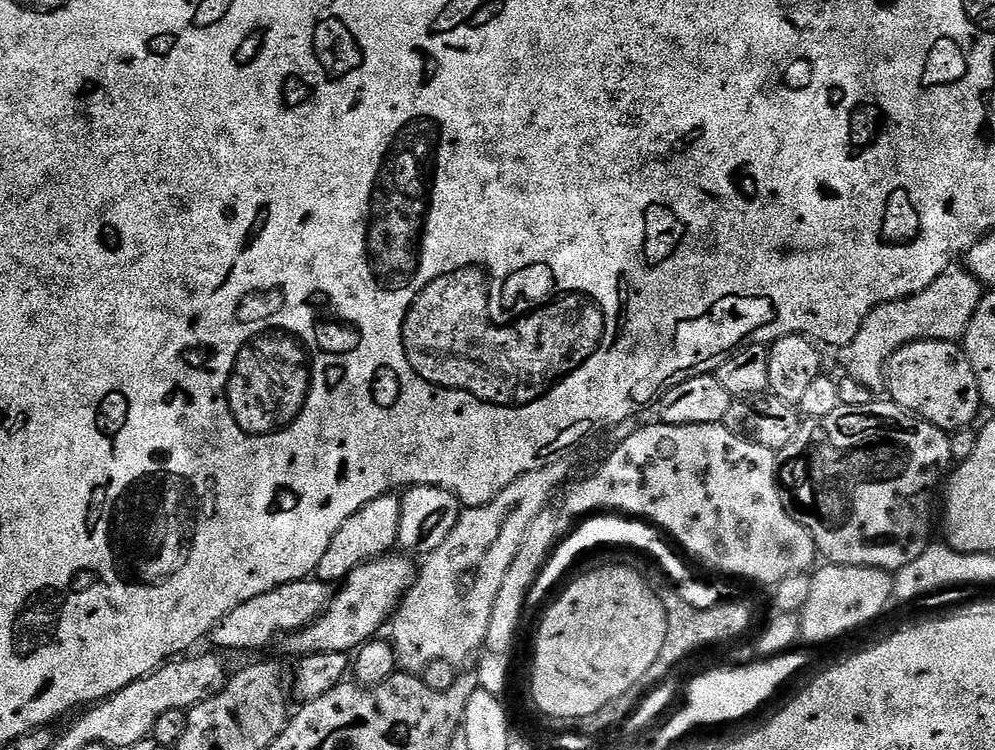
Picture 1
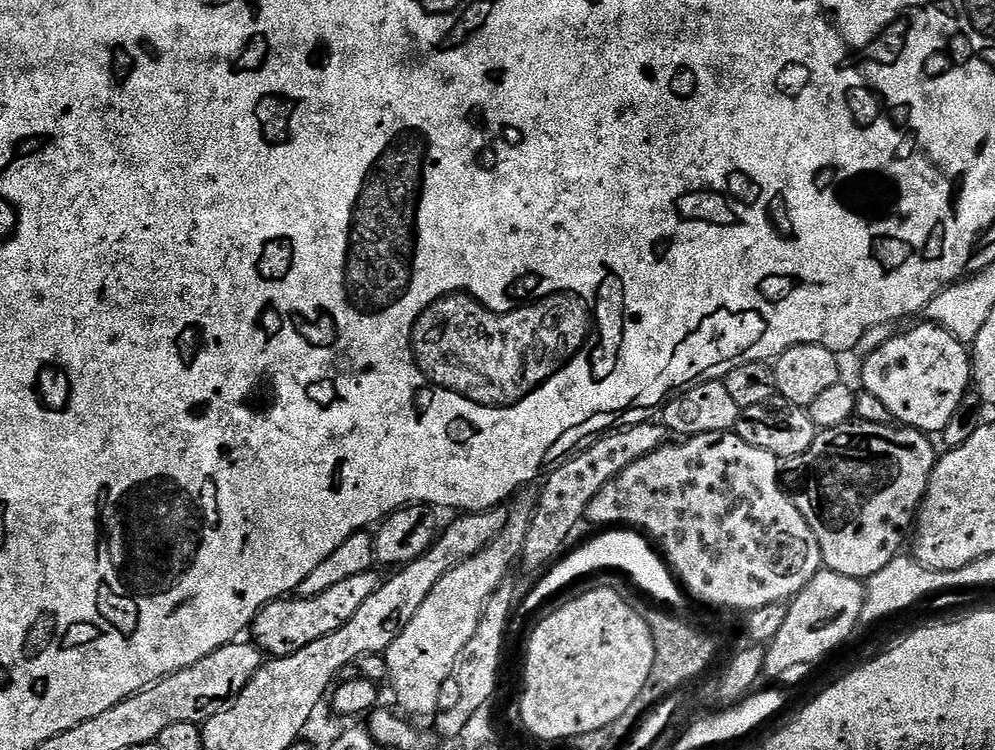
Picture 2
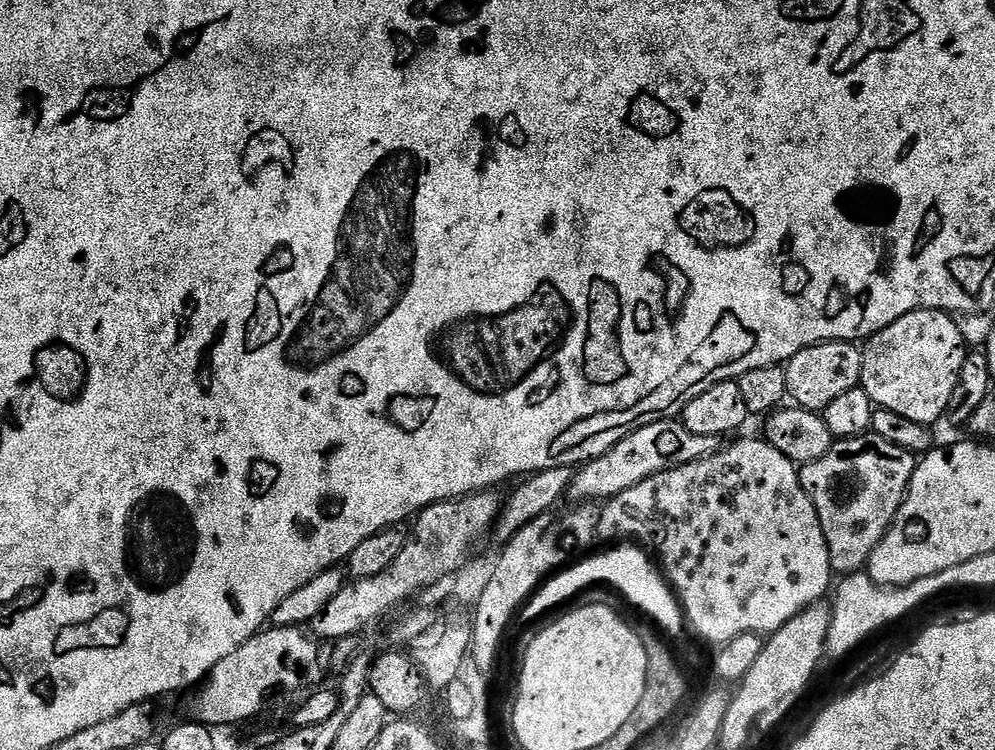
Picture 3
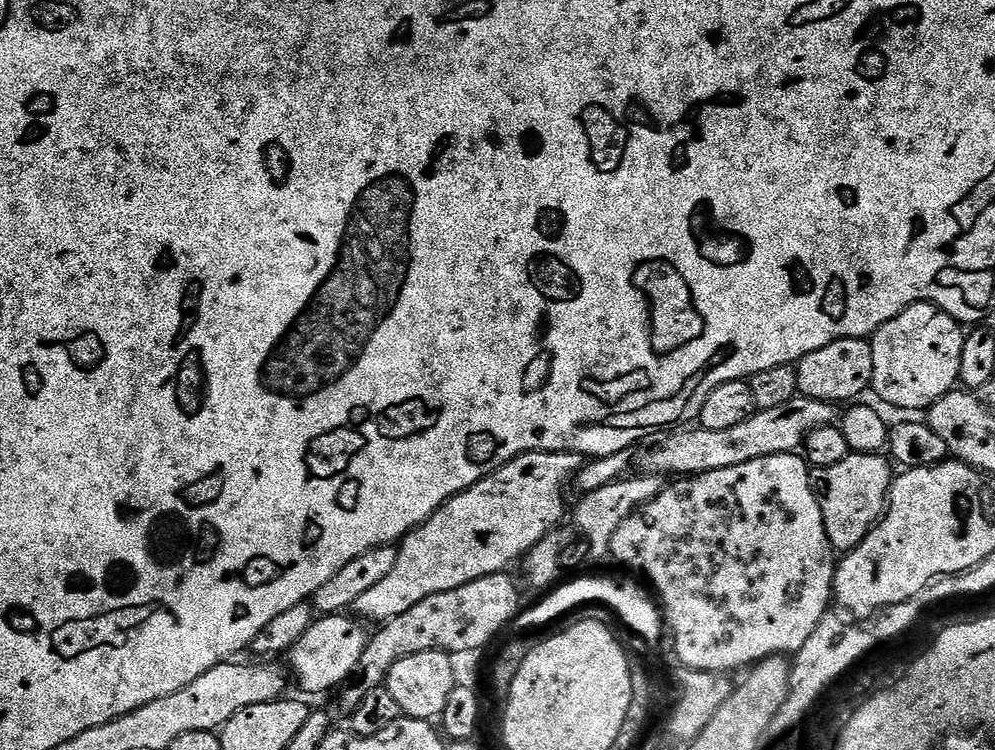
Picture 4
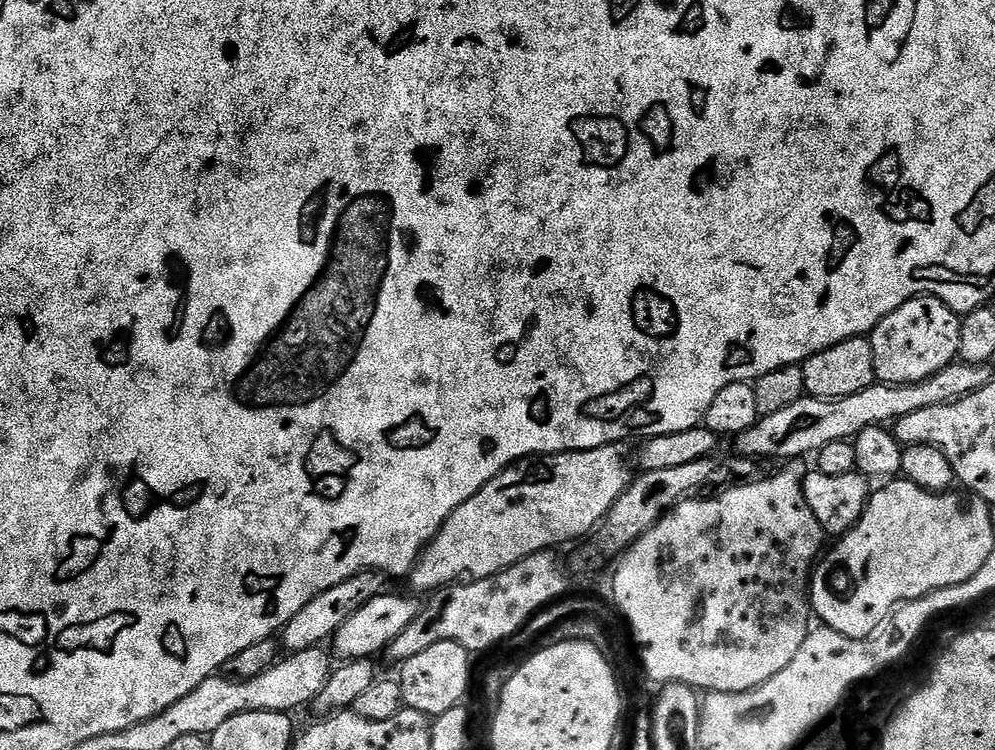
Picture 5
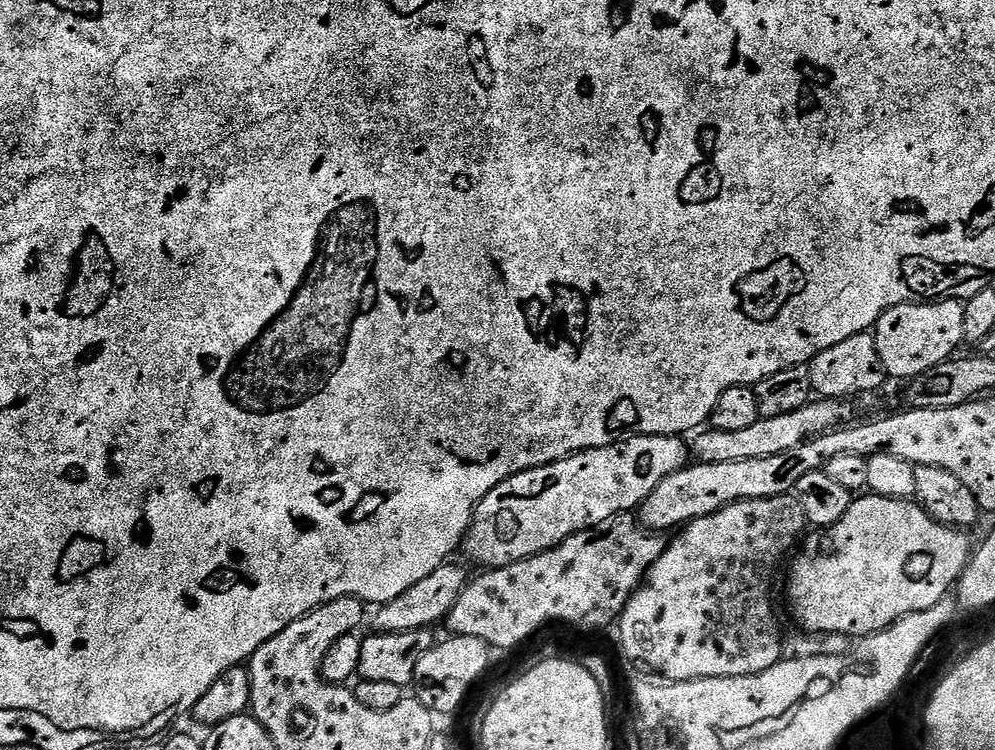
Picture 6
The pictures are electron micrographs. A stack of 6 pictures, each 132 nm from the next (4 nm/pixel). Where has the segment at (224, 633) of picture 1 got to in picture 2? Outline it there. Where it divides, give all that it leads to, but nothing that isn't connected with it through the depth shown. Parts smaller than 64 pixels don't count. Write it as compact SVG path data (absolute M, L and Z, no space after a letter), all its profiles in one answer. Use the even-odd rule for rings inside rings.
M373 570L354 574L350 578L345 578L343 582L330 586L330 590L314 594L314 598L297 595L295 598L271 600L252 619L251 639L261 653L272 658L298 654L298 650L310 646L310 642L318 642L318 638L326 638L326 634L342 630L342 626L346 626L346 622L354 618L354 613L362 607L362 602L366 602L366 598L370 598L370 594L374 594L374 590L380 588L382 576L379 576L378 572Z

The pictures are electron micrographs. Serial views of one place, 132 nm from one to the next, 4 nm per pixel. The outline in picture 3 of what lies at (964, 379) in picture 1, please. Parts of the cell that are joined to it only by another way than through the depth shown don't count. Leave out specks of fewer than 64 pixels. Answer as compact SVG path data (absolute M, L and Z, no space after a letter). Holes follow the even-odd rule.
M923 308L898 318L898 322L886 326L881 332L875 332L868 337L862 351L860 387L870 394L873 405L894 410L894 414L902 414L902 418L910 418L910 422L932 426L935 420L945 419L950 398L954 395L954 386L958 386L958 374L962 374L962 362L966 362L970 348L949 313L939 312L937 308Z

